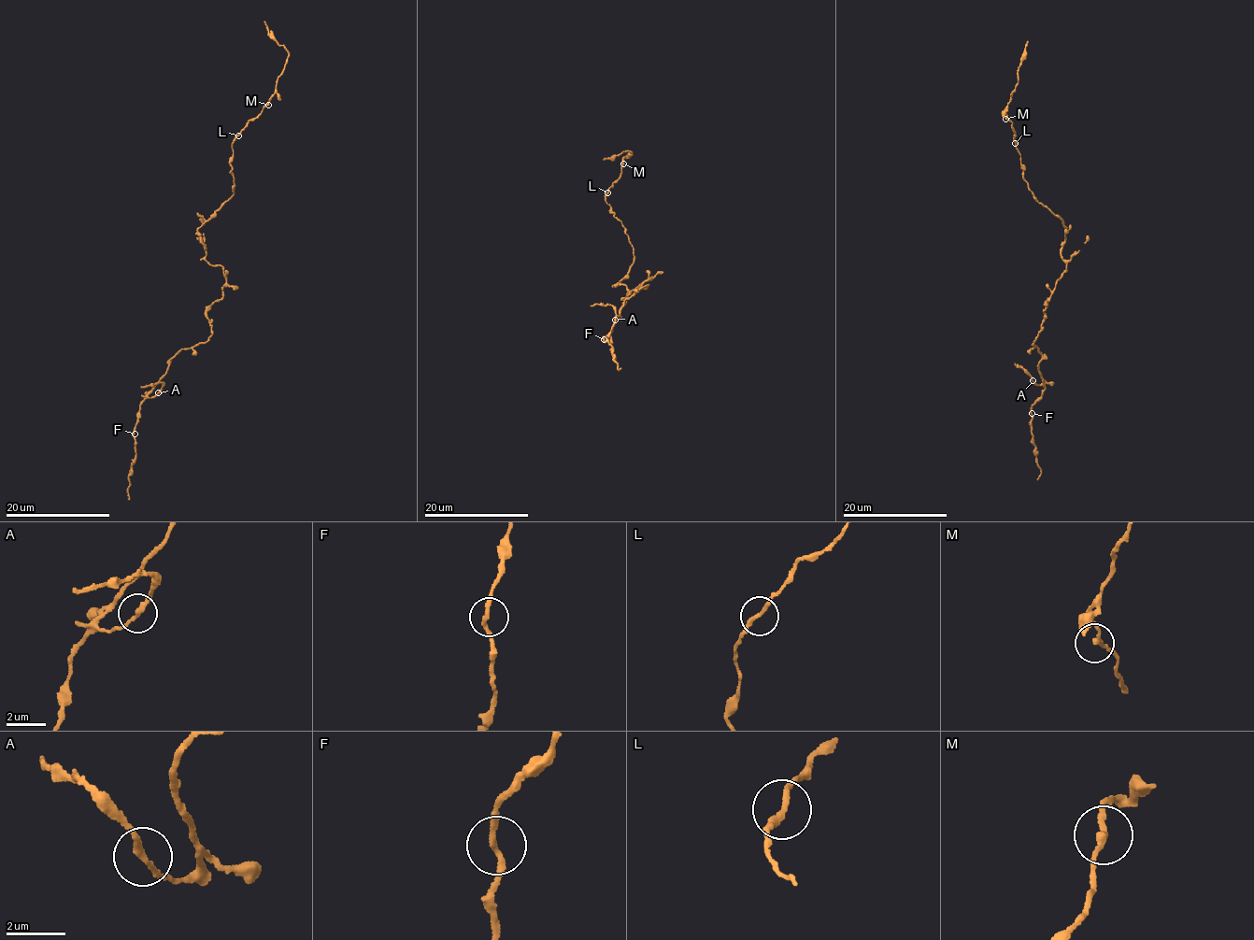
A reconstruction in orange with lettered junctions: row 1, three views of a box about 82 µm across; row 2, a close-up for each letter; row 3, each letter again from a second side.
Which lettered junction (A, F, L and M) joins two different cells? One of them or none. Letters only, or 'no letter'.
no letter

